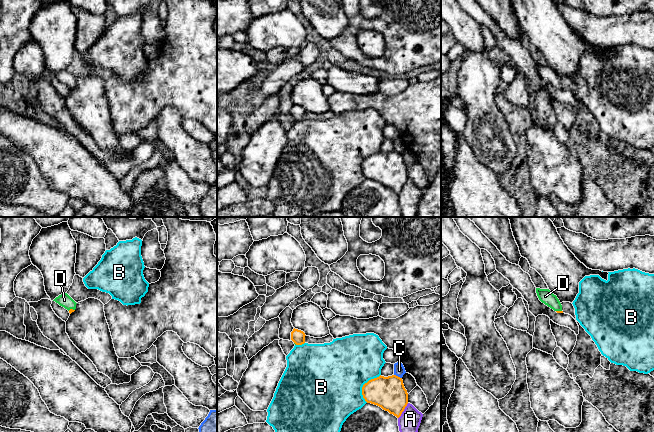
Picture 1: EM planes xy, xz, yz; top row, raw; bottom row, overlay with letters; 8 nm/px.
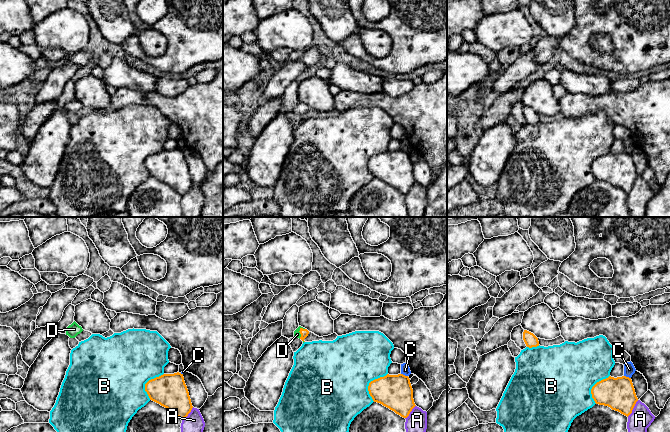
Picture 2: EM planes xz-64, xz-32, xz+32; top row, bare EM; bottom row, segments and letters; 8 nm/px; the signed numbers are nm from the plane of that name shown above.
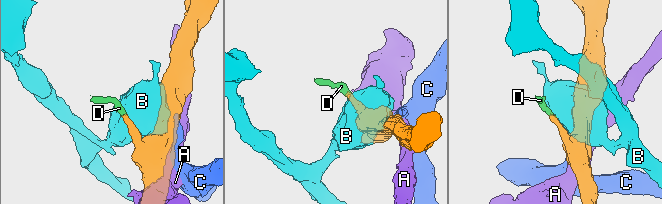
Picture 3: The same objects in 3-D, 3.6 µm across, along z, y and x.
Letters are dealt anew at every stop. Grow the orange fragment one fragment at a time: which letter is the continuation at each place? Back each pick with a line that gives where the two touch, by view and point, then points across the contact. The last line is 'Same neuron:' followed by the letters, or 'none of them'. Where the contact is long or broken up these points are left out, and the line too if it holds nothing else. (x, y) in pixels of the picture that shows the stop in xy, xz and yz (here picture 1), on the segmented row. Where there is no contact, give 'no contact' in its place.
D: meets orange in xy at (71, 309); runs through xy (71, 310), (71, 309), (64, 300)
Same neuron: D

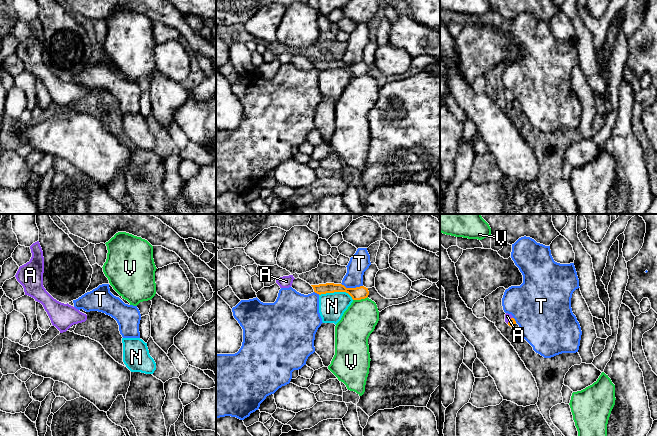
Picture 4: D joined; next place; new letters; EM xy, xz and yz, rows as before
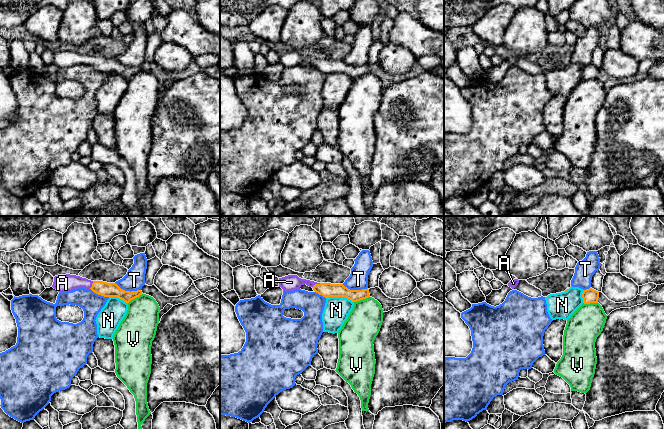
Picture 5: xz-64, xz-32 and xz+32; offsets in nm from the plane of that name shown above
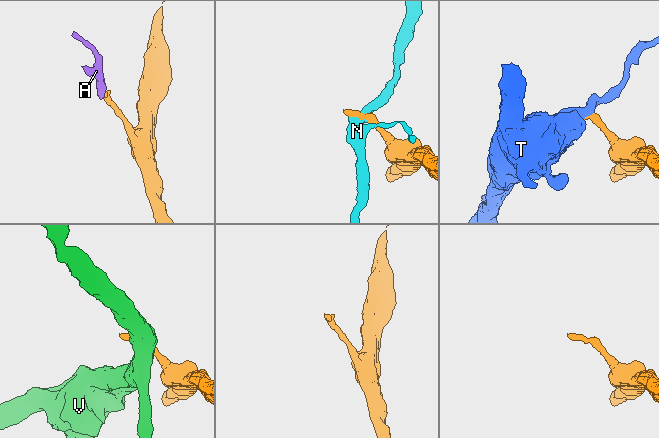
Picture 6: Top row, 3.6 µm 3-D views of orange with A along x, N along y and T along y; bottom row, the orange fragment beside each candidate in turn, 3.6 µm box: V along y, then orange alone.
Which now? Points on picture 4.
A: meets orange in yz at (509, 320); runs through yz (512, 321), (509, 320), (507, 316)
Same neuron: A

